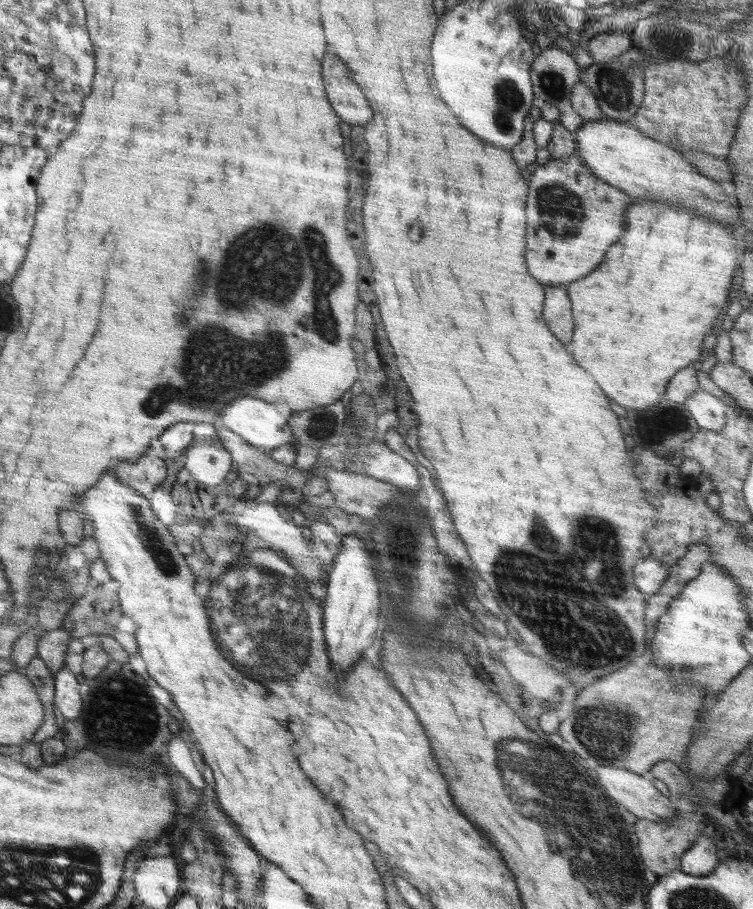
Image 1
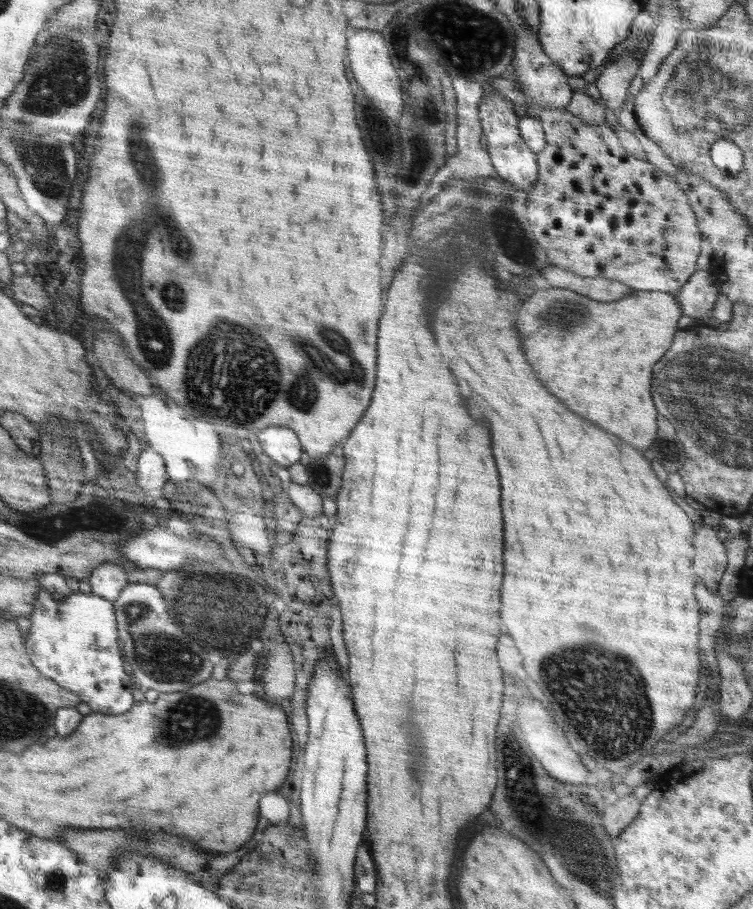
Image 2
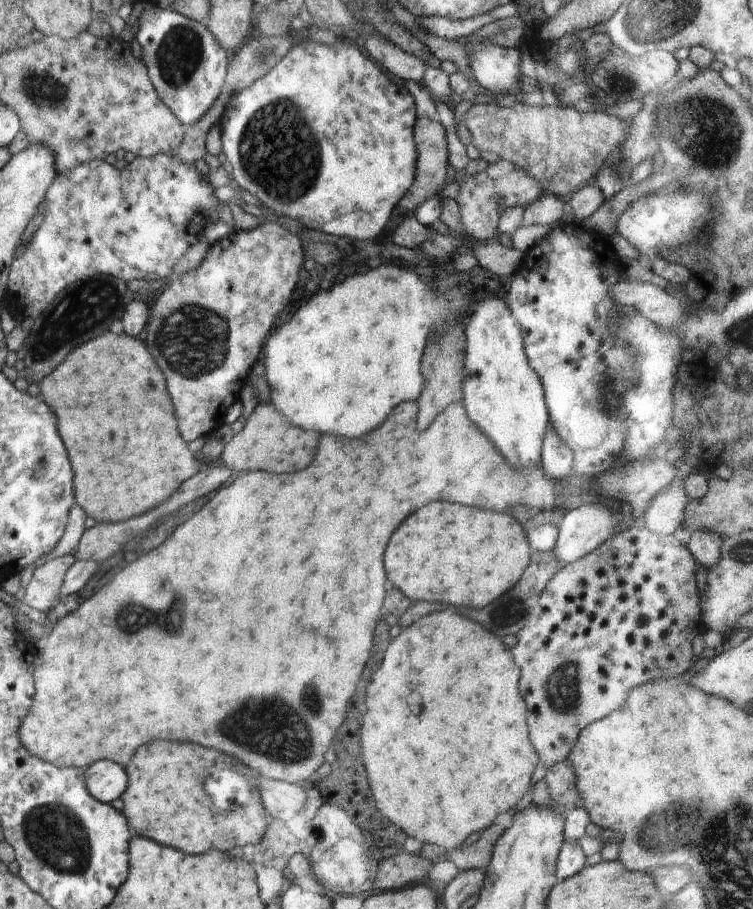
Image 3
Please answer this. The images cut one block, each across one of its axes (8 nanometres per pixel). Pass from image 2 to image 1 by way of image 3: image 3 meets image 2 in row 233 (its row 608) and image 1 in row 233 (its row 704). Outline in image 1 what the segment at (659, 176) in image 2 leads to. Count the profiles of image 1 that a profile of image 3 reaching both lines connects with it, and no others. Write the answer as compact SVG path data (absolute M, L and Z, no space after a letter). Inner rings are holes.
M577 153L568 158L550 158L548 163L538 168L528 182L526 197L526 264L534 278L545 286L565 287L567 283L584 278L603 260L606 251L616 244L625 229L624 211L636 198L619 188L598 179L592 169Z

